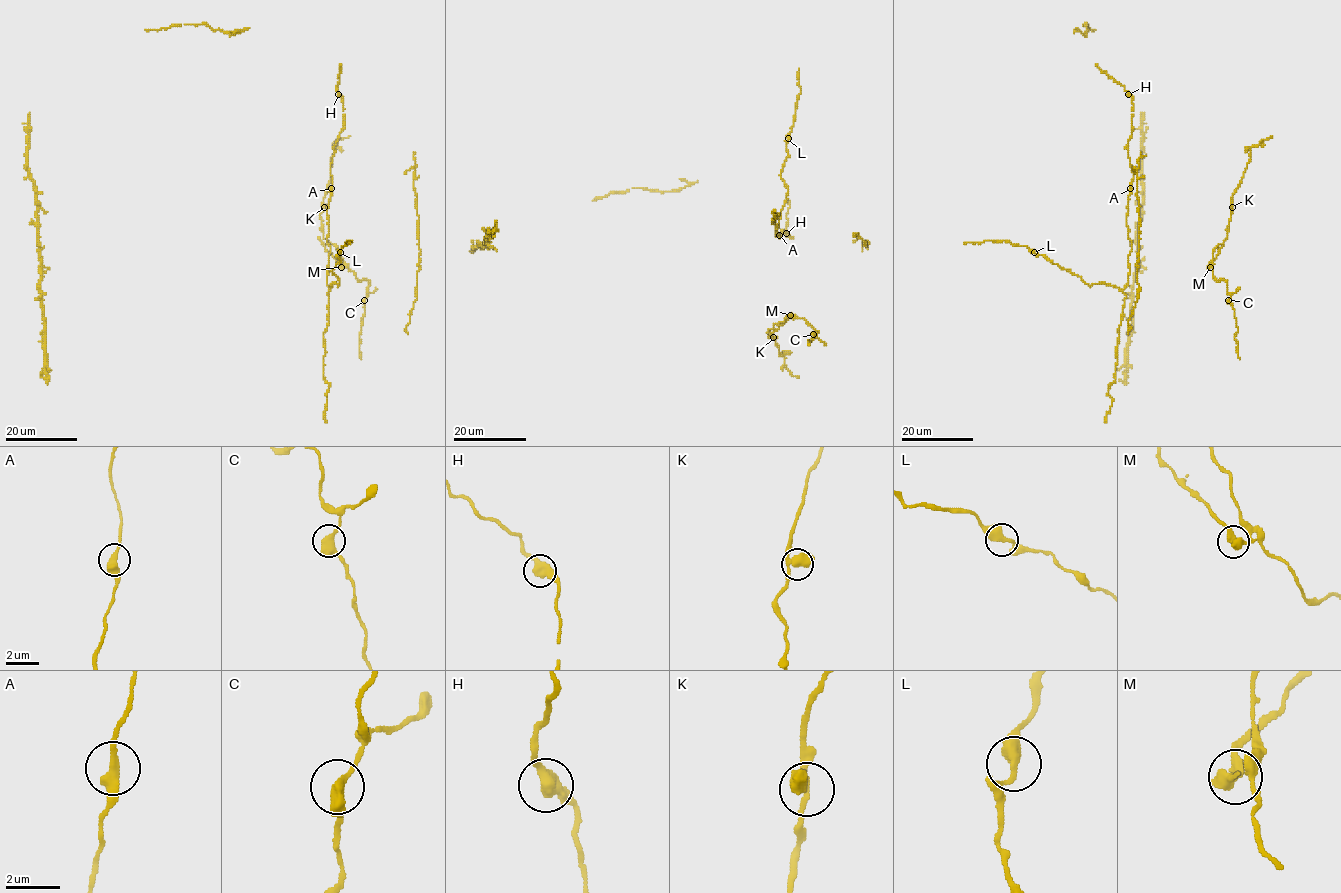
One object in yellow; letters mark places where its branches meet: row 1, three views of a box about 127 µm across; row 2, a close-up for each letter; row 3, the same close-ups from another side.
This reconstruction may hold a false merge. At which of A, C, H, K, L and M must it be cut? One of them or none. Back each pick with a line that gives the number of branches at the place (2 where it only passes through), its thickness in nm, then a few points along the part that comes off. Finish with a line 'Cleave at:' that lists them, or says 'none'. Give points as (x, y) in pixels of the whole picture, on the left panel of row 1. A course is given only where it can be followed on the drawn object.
M: 2 | 420 nm | (342, 267), (317, 237)
Cleave at: M

